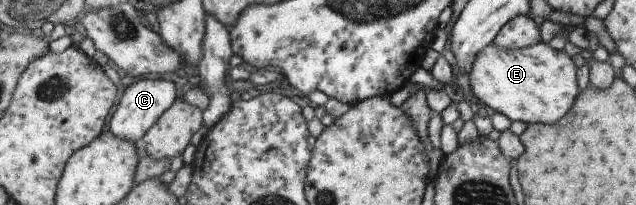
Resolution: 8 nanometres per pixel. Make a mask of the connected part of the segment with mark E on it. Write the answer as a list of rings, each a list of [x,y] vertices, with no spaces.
[[[540,42],[521,49],[505,49],[492,43],[474,55],[469,66],[468,86],[479,103],[503,114],[511,122],[548,124],[562,118],[572,106],[578,88],[570,57]]]

